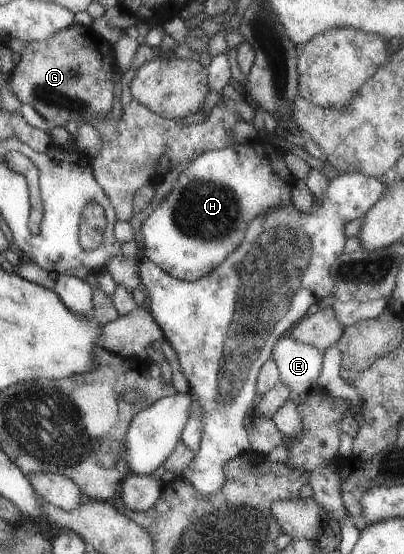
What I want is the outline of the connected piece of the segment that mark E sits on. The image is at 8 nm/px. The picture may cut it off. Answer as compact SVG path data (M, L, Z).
M283 336L273 346L271 359L278 369L278 381L288 389L294 404L302 402L316 386L322 352L316 347Z

